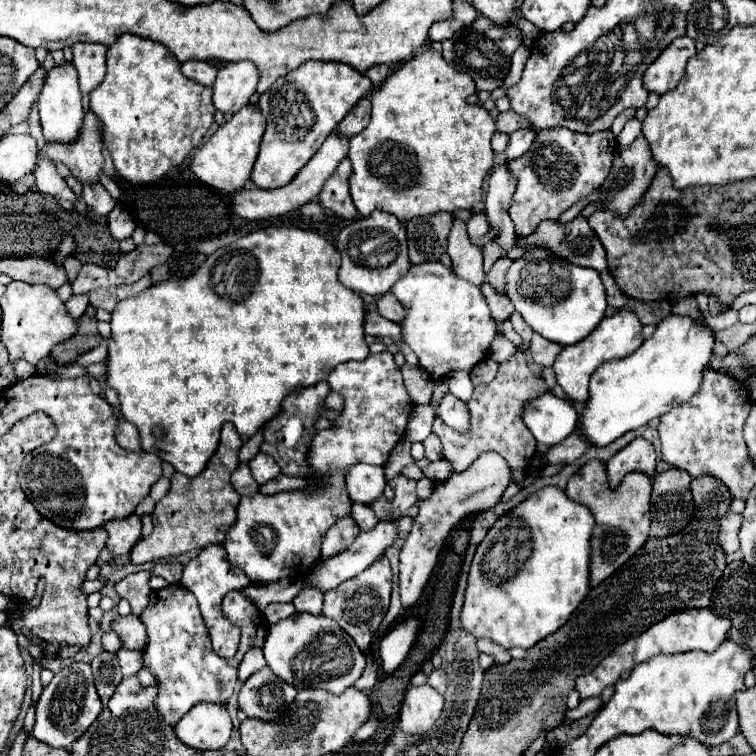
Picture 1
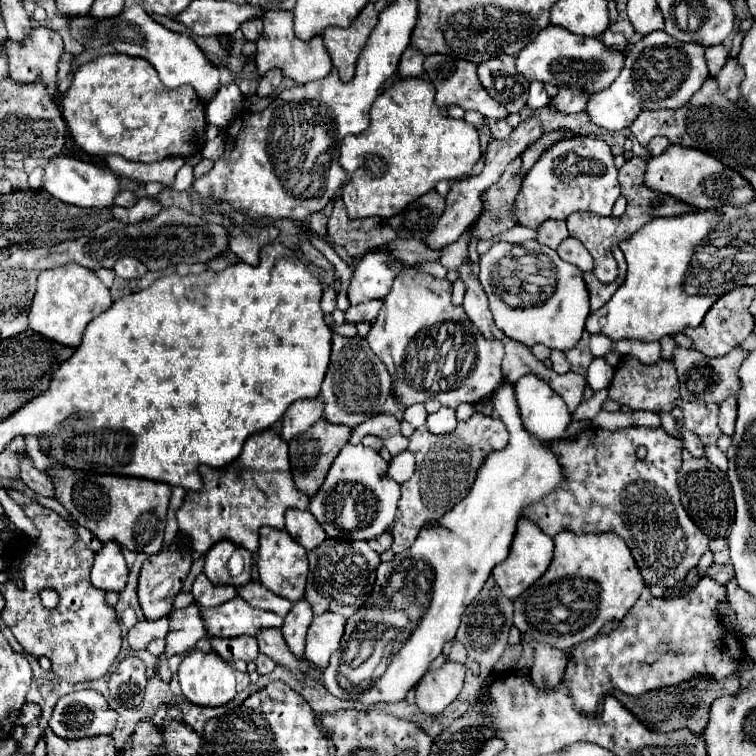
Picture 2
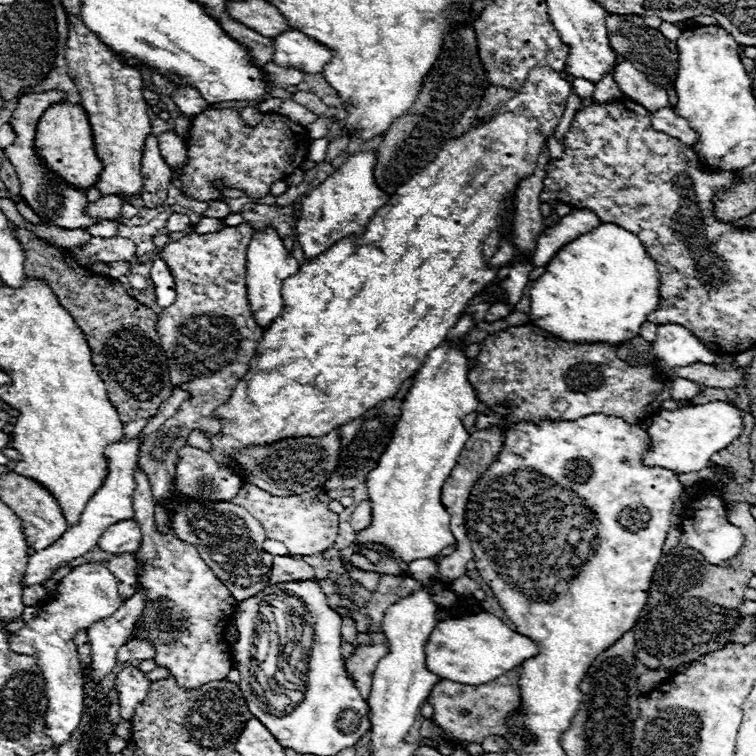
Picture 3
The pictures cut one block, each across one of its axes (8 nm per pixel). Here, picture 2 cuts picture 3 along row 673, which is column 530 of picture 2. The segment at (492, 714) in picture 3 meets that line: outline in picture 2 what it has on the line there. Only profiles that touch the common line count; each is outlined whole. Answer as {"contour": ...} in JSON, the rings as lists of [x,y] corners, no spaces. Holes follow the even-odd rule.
{"contour":[[[630,426],[624,430],[600,430],[590,428],[582,432],[574,440],[562,440],[554,444],[554,452],[560,456],[560,464],[564,466],[566,482],[544,498],[538,504],[532,504],[524,510],[524,518],[538,524],[546,534],[556,536],[562,530],[580,532],[616,532],[620,534],[632,550],[632,556],[642,570],[646,584],[662,584],[666,588],[678,584],[686,578],[688,570],[698,564],[702,554],[708,550],[710,538],[698,530],[698,526],[690,520],[686,510],[680,504],[678,492],[678,470],[682,464],[682,442],[680,438],[668,434],[662,426],[658,428],[644,428],[644,426]],[[638,448],[646,448],[646,456],[638,458]]]}

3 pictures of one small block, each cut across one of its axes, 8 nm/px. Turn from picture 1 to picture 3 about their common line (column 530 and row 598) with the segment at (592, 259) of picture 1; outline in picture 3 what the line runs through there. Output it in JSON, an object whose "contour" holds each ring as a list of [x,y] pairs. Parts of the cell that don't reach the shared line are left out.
{"contour":[[[184,502],[172,506],[170,526],[174,536],[182,542],[192,544],[202,560],[212,568],[212,572],[230,588],[234,600],[242,602],[258,594],[266,584],[272,568],[272,554],[268,554],[262,544],[266,532],[254,516],[232,502]]]}

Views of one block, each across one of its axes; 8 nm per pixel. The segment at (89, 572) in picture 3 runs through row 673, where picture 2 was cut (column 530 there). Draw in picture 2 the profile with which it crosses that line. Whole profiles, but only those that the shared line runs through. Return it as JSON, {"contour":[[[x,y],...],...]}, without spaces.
{"contour":[[[548,26],[540,30],[536,40],[532,40],[520,54],[516,54],[516,70],[528,80],[528,82],[550,82],[556,84],[556,88],[564,86],[576,86],[576,90],[584,90],[588,98],[596,94],[596,90],[608,88],[616,76],[620,74],[624,66],[626,54],[616,54],[616,50],[604,50],[604,42],[600,42],[600,36],[576,36],[562,26]]]}

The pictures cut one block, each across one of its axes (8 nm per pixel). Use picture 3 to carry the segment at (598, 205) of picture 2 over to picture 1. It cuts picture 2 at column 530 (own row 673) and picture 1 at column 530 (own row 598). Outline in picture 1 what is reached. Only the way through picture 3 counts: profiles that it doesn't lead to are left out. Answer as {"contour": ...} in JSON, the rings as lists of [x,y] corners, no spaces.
{"contour":[[[568,128],[538,130],[532,148],[524,156],[510,162],[510,170],[518,178],[518,186],[516,186],[512,204],[508,208],[508,214],[516,226],[516,234],[518,236],[532,234],[540,222],[556,220],[566,208],[570,208],[578,200],[592,194],[594,188],[602,186],[604,178],[608,176],[608,170],[612,168],[612,154],[616,154],[616,148],[618,148],[616,136],[610,130],[596,132],[596,134],[578,134],[578,132],[572,132]]]}

